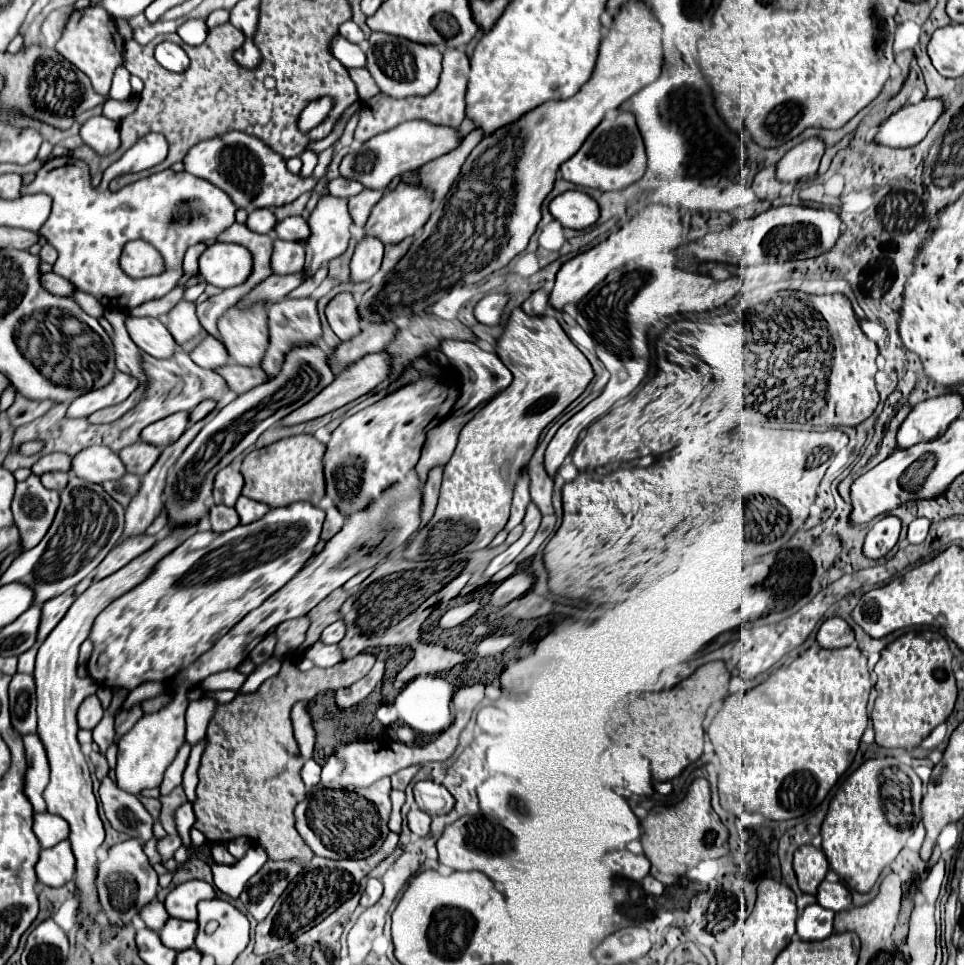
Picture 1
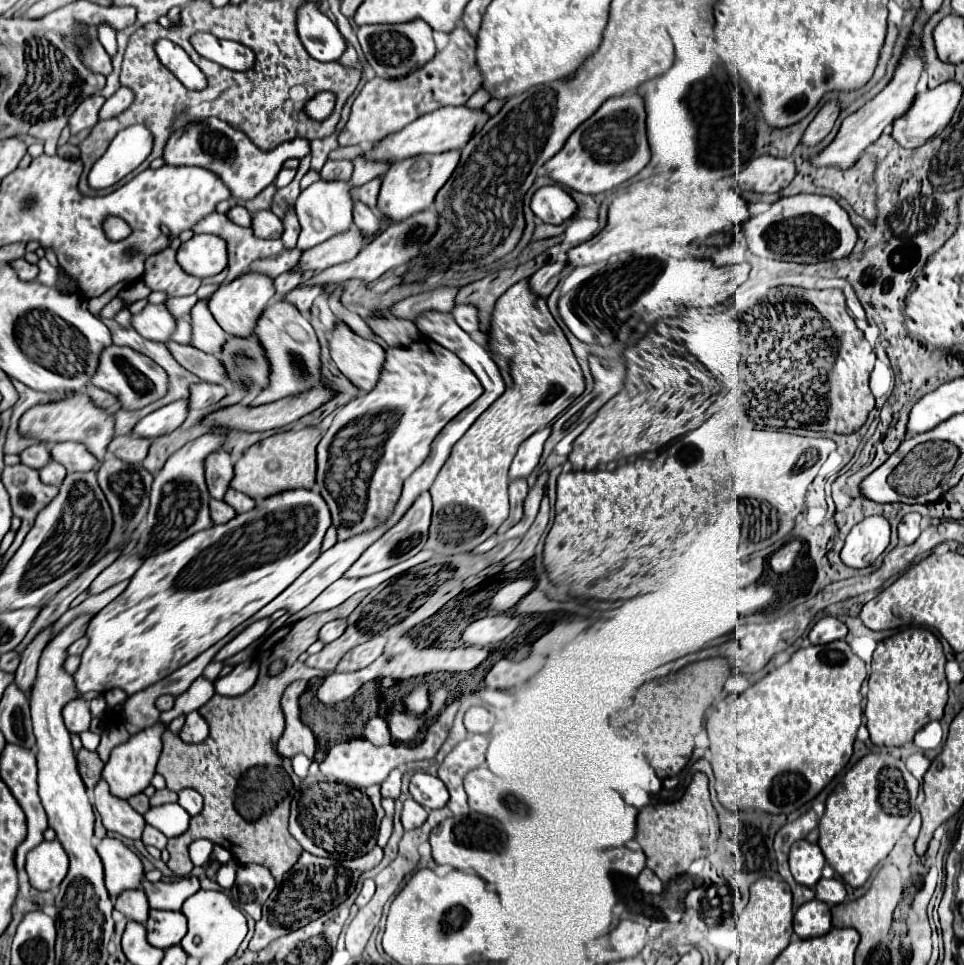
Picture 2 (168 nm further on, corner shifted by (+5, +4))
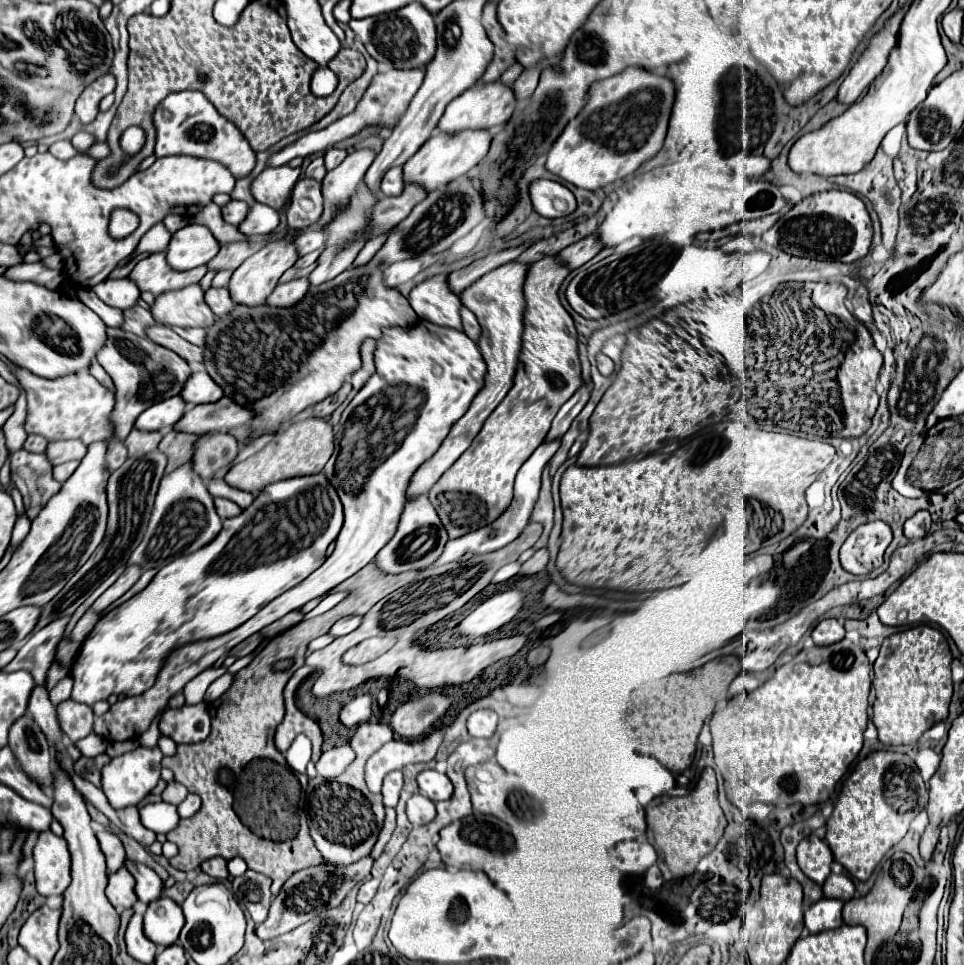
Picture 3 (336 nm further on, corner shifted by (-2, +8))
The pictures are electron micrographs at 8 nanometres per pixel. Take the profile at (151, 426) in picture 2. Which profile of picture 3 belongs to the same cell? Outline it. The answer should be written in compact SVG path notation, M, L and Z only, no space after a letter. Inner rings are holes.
M173 396L167 398L163 402L157 402L155 406L147 408L135 422L135 428L139 430L165 430L171 428L175 422L179 422L179 418L187 412L187 404L183 402L183 398Z

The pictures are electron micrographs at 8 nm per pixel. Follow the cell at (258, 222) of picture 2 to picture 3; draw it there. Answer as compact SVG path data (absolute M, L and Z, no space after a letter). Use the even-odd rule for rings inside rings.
M253 204L247 218L241 222L239 230L247 236L257 236L257 234L271 234L279 226L281 218L275 208L267 204Z

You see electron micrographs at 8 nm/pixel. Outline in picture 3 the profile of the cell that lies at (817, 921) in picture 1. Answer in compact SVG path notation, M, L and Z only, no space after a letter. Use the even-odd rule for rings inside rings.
M821 898L815 902L807 912L805 912L805 926L809 932L823 932L823 930L833 930L843 924L841 920L841 908L843 902L835 898Z

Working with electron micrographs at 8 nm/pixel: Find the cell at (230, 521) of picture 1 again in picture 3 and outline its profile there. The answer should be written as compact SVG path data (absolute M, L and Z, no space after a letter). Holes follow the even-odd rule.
M215 498L215 510L217 510L217 514L219 514L223 520L241 514L241 508L239 508L235 502L225 500L225 498Z

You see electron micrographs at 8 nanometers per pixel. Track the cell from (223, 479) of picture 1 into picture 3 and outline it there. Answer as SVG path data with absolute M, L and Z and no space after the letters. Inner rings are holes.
M227 432L205 434L195 448L193 454L193 470L205 480L213 480L223 476L235 462L237 456L237 440Z

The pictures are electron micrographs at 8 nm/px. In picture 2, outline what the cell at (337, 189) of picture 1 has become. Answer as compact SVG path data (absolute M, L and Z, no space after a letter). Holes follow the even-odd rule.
M328 160L324 164L324 168L320 170L322 180L344 178L346 182L350 182L350 174L352 174L352 162L350 160Z

